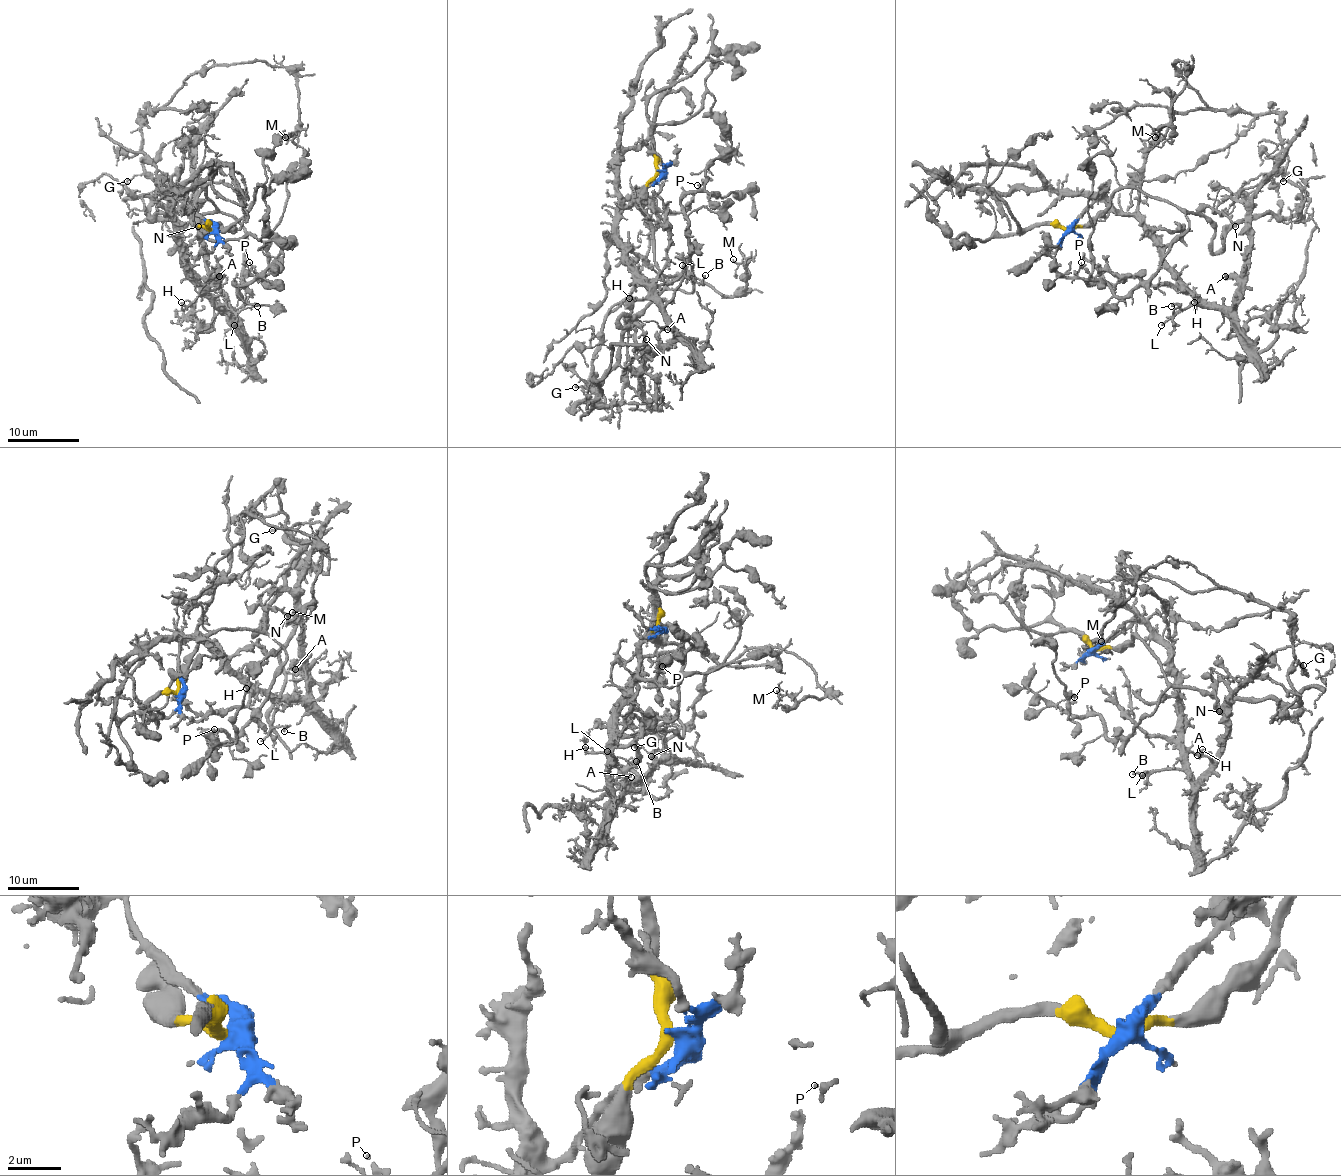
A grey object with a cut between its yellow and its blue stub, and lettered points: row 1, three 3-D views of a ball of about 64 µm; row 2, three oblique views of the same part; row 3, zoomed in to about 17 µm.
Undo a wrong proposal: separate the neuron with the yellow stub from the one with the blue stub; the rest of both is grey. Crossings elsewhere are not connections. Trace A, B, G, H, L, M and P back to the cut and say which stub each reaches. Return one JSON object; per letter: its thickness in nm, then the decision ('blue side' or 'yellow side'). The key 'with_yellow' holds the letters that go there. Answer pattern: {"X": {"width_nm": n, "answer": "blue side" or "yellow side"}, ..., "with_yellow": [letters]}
{"A": {"width_nm": 220, "answer": "blue side"}, "B": {"width_nm": 160, "answer": "blue side"}, "G": {"width_nm": 160, "answer": "yellow side"}, "H": {"width_nm": 240, "answer": "blue side"}, "L": {"width_nm": 170, "answer": "blue side"}, "M": {"width_nm": 130, "answer": "yellow side"}, "P": {"width_nm": 240, "answer": "yellow side"}, "with_yellow": ["G", "M", "P"]}

